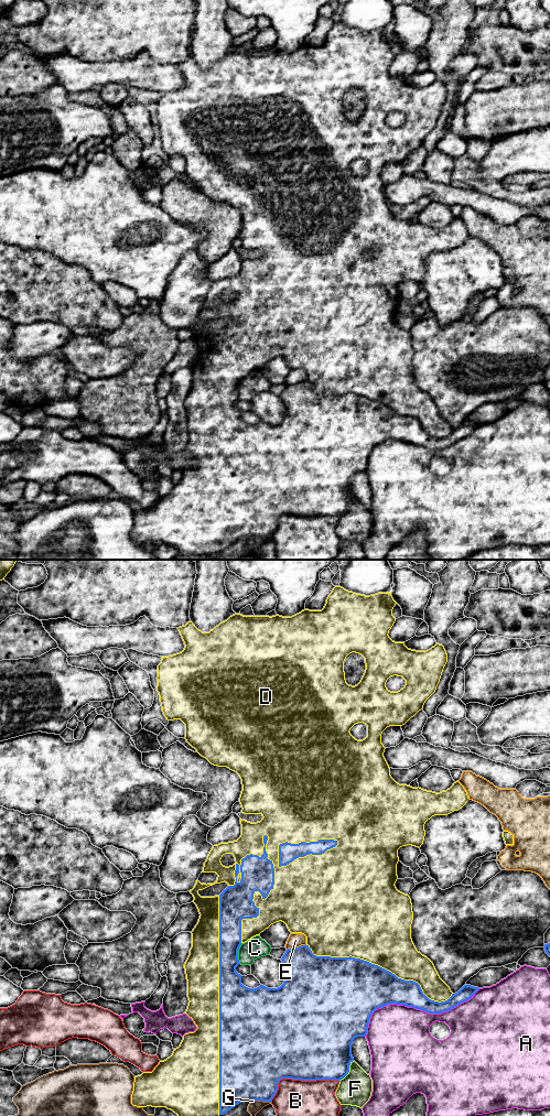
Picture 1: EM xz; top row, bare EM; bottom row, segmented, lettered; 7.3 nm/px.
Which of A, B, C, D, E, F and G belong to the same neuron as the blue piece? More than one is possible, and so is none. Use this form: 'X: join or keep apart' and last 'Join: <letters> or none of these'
A: keep apart
B: keep apart
C: keep apart
D: join
E: keep apart
F: keep apart
G: keep apart
Join: D

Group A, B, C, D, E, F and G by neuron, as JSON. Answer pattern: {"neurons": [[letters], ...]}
{"neurons": [["A"], ["B"], ["C"], ["D"], ["E"], ["F"], ["G"]]}

